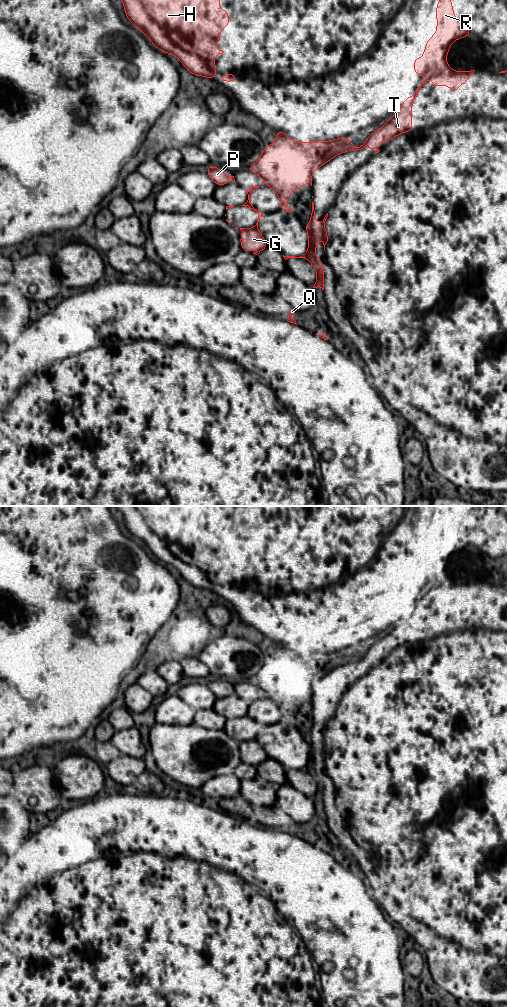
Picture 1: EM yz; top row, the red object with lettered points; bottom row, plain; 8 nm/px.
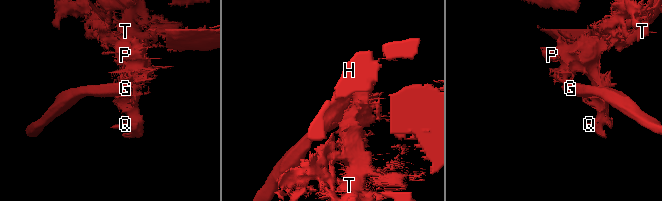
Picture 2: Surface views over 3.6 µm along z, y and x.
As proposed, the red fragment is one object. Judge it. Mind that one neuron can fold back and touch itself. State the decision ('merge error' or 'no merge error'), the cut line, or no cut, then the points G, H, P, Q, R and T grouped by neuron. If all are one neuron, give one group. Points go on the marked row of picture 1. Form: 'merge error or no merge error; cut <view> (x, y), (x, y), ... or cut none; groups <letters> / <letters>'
merge error; cut yz (249, 228), (255, 228), (258, 231); groups G / H P Q R T

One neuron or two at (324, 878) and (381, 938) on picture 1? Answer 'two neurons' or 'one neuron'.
one neuron

